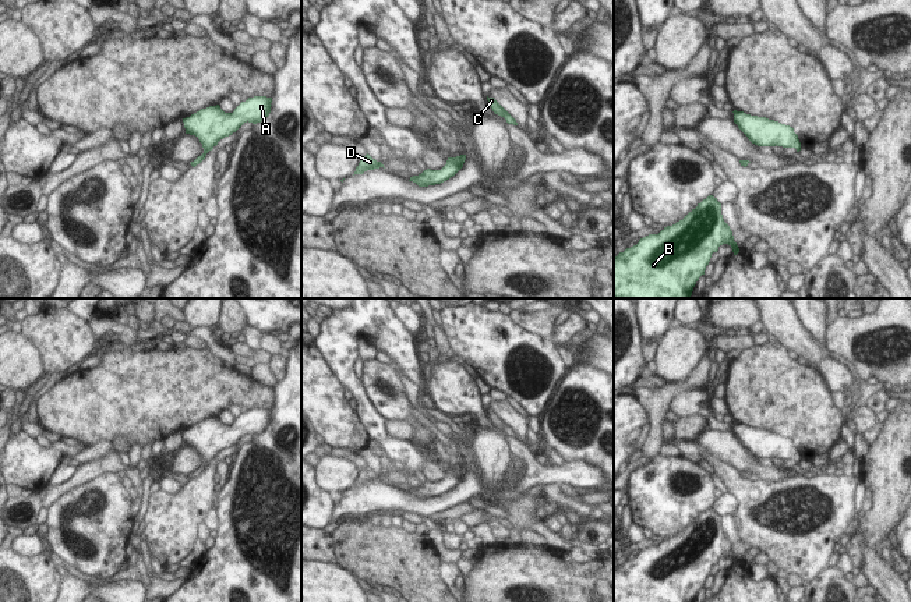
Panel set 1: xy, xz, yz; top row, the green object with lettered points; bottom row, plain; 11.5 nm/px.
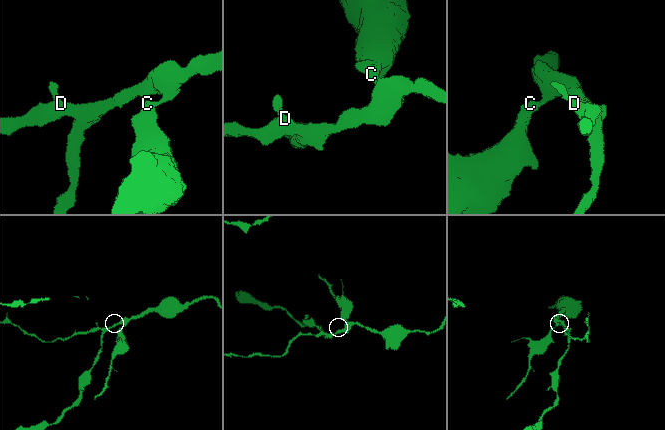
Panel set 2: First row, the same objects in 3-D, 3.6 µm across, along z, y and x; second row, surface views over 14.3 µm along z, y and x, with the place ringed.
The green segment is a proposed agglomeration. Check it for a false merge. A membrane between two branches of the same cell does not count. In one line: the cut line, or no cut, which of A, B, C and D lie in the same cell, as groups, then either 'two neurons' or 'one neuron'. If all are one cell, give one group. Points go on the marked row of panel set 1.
no cut; A B C D; one neuron

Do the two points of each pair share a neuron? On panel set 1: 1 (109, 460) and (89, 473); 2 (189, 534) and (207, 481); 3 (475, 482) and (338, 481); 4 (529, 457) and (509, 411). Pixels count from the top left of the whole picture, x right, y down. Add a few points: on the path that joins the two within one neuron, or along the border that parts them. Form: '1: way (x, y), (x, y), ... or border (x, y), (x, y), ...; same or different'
1: way (105, 464), (94, 468); same
2: way (189, 521), (189, 509), (201, 494); same
3: border (352, 487), (345, 491); different
4: border (516, 438), (525, 443); different

